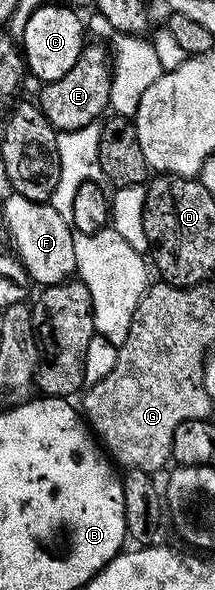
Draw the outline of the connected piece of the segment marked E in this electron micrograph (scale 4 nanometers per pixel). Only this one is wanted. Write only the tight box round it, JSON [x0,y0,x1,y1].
[37,44,112,132]

